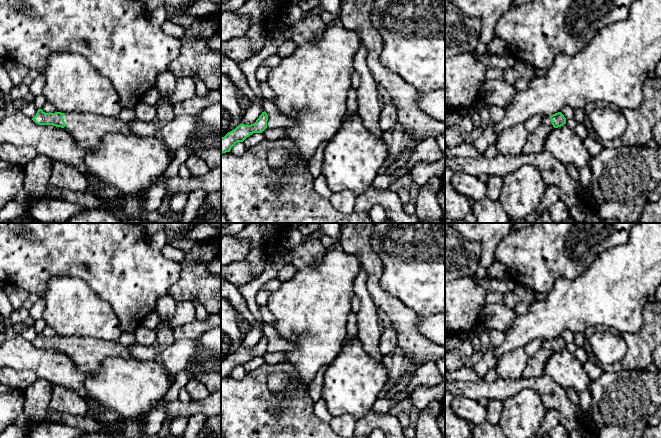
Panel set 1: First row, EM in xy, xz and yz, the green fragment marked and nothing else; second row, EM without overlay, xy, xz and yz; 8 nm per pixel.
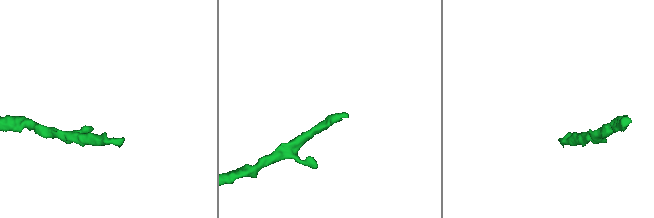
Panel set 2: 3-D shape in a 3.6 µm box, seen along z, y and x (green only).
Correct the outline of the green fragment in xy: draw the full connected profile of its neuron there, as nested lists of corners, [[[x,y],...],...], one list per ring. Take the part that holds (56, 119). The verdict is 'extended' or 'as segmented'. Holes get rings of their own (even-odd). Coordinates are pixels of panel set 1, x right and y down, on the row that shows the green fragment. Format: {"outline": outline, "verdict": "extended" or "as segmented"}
{"outline": [[[38,109],[32,120],[39,125],[53,125],[67,129],[76,144],[83,148],[98,147],[108,134],[132,135],[128,123],[116,117],[94,113],[45,113],[42,109]]], "verdict": "extended"}

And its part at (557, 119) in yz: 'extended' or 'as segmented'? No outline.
extended

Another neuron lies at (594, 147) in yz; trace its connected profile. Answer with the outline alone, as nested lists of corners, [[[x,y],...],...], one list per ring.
[[[589,136],[584,140],[584,144],[588,149],[591,157],[597,156],[604,149],[604,146],[600,141],[596,141]]]

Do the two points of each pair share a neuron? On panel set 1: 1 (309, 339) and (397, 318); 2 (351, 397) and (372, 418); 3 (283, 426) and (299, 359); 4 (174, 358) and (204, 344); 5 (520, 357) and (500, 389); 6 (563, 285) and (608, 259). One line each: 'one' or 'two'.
1: two
2: two
3: two
4: one
5: two
6: one

